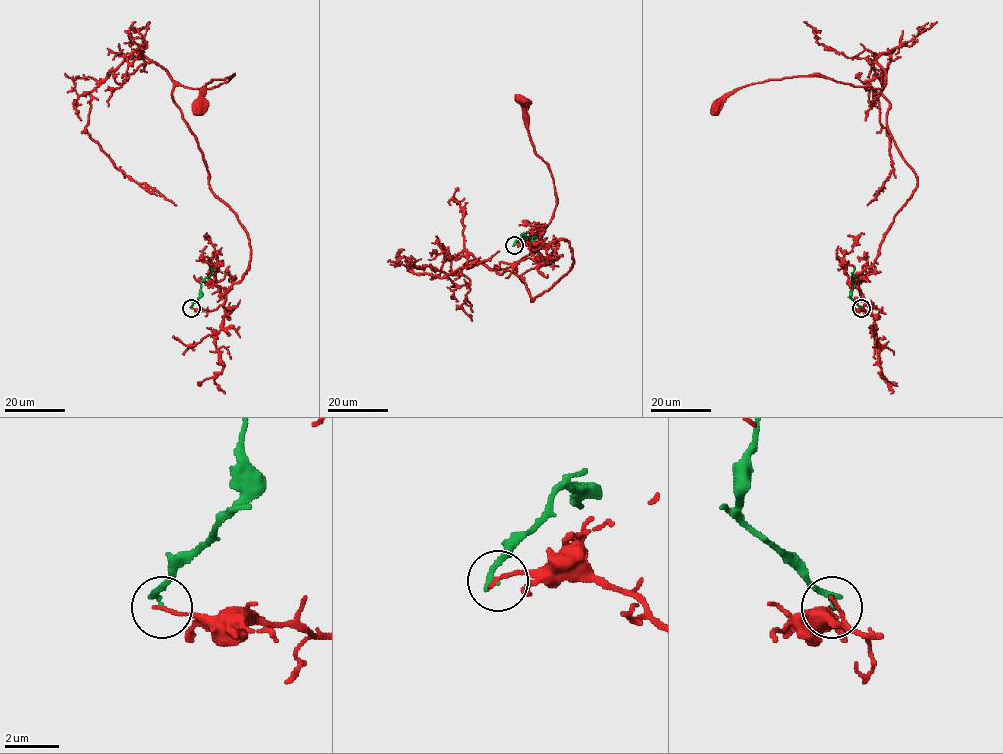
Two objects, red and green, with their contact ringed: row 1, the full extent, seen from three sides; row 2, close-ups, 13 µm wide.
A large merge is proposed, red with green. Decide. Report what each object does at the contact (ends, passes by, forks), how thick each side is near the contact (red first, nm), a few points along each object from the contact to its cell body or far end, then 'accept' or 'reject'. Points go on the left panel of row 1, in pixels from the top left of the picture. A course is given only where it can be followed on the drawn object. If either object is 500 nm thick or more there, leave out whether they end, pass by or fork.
red ends | green ends | 130/220 nm | red via (191, 308), (224, 302), (250, 248), (171, 95), (233, 75), (208, 83), (197, 107) | green via (191, 308), (200, 295), (201, 282), (212, 272), (209, 266) | reject

